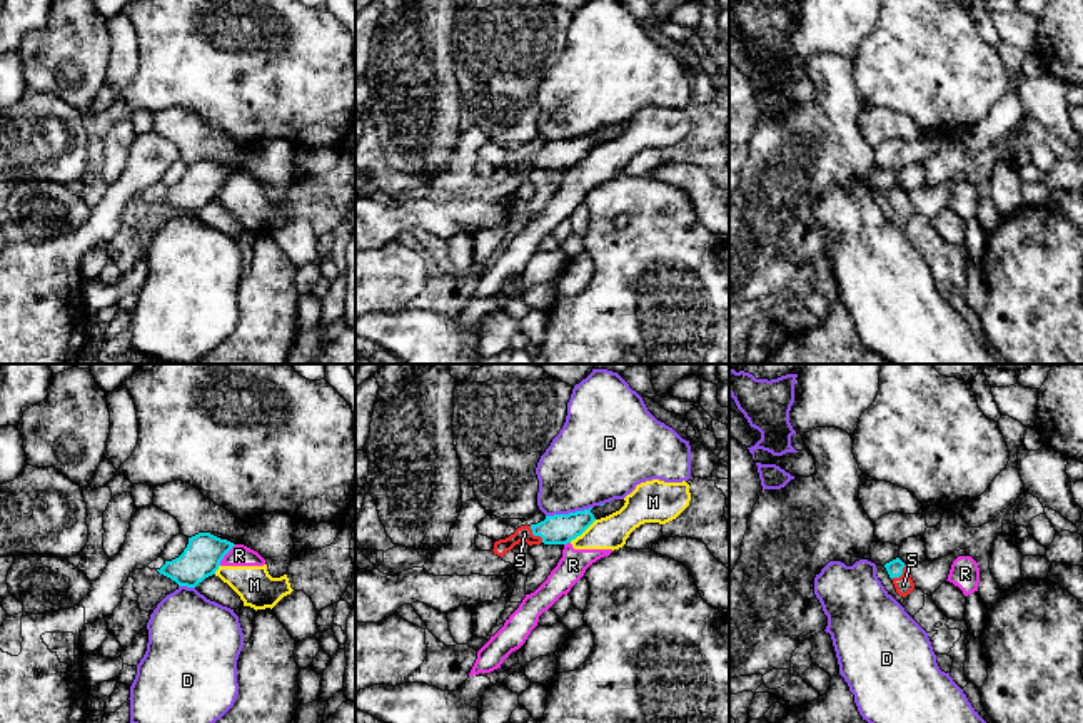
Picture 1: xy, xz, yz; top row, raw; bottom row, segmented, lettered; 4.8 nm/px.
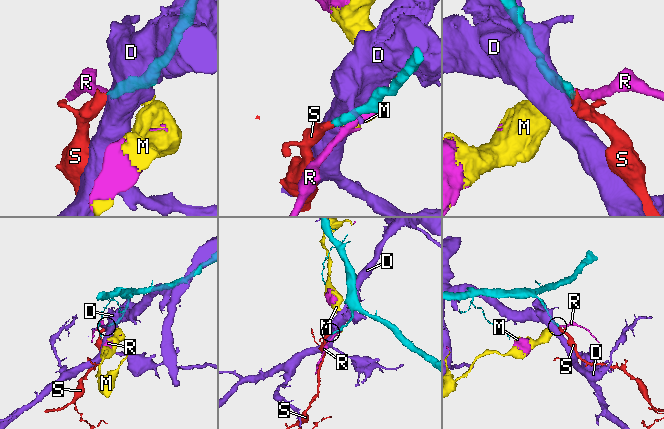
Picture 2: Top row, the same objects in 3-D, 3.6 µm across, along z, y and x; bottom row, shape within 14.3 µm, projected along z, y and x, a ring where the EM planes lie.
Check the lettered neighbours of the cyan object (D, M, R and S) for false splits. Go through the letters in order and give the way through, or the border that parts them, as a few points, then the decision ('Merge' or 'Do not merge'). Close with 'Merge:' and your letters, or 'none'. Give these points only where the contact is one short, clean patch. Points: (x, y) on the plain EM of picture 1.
D: Do not merge
M: Do not merge
R: Do not merge
S: Path across: xz (561, 154), (536, 161), (524, 159). Merge
Merge: S

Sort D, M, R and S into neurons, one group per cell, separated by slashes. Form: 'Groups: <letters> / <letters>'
Groups: D / M R / S

